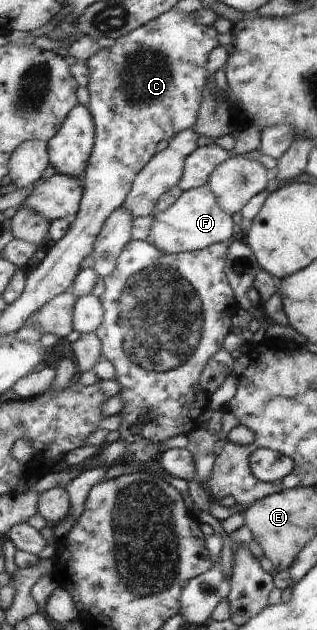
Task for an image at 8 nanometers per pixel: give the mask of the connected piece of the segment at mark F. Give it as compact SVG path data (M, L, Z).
M205 185L184 191L171 208L163 212L157 211L153 215L150 232L145 240L155 244L165 254L179 254L199 251L227 240L232 241L237 236L238 230L233 216L221 208L215 192Z

